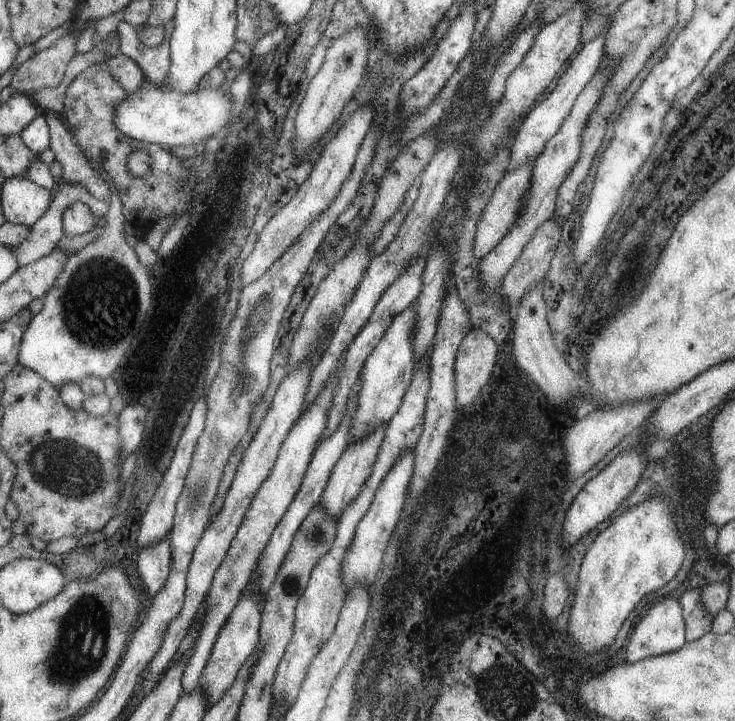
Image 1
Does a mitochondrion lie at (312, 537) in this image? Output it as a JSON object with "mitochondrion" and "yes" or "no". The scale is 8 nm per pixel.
{"mitochondrion":"yes"}

